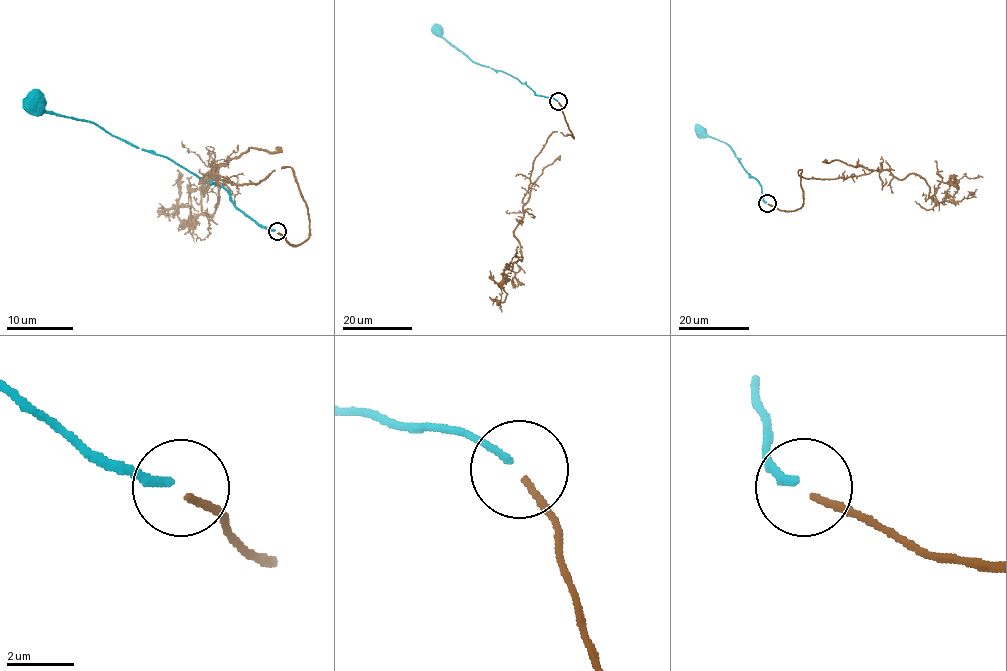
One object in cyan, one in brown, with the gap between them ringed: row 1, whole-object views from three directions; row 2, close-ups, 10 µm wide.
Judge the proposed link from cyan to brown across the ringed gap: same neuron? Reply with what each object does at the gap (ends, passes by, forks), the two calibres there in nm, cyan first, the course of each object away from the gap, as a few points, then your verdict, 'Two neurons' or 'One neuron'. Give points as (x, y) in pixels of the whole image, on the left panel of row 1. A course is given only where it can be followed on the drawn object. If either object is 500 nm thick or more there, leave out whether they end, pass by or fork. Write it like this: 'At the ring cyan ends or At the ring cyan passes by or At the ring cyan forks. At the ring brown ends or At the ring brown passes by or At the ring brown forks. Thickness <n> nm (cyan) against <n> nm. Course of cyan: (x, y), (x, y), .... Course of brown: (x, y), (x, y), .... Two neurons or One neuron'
At the ring cyan ends. At the ring brown ends. Thickness 220 nm (cyan) against 190 nm. Course of cyan: (275, 231), (248, 218), (226, 190), (166, 157), (88, 121), (36, 114), (35, 109). Course of brown: (277, 233), (309, 235), (289, 166), (216, 165), (217, 208), (186, 224), (183, 176). Two neurons

